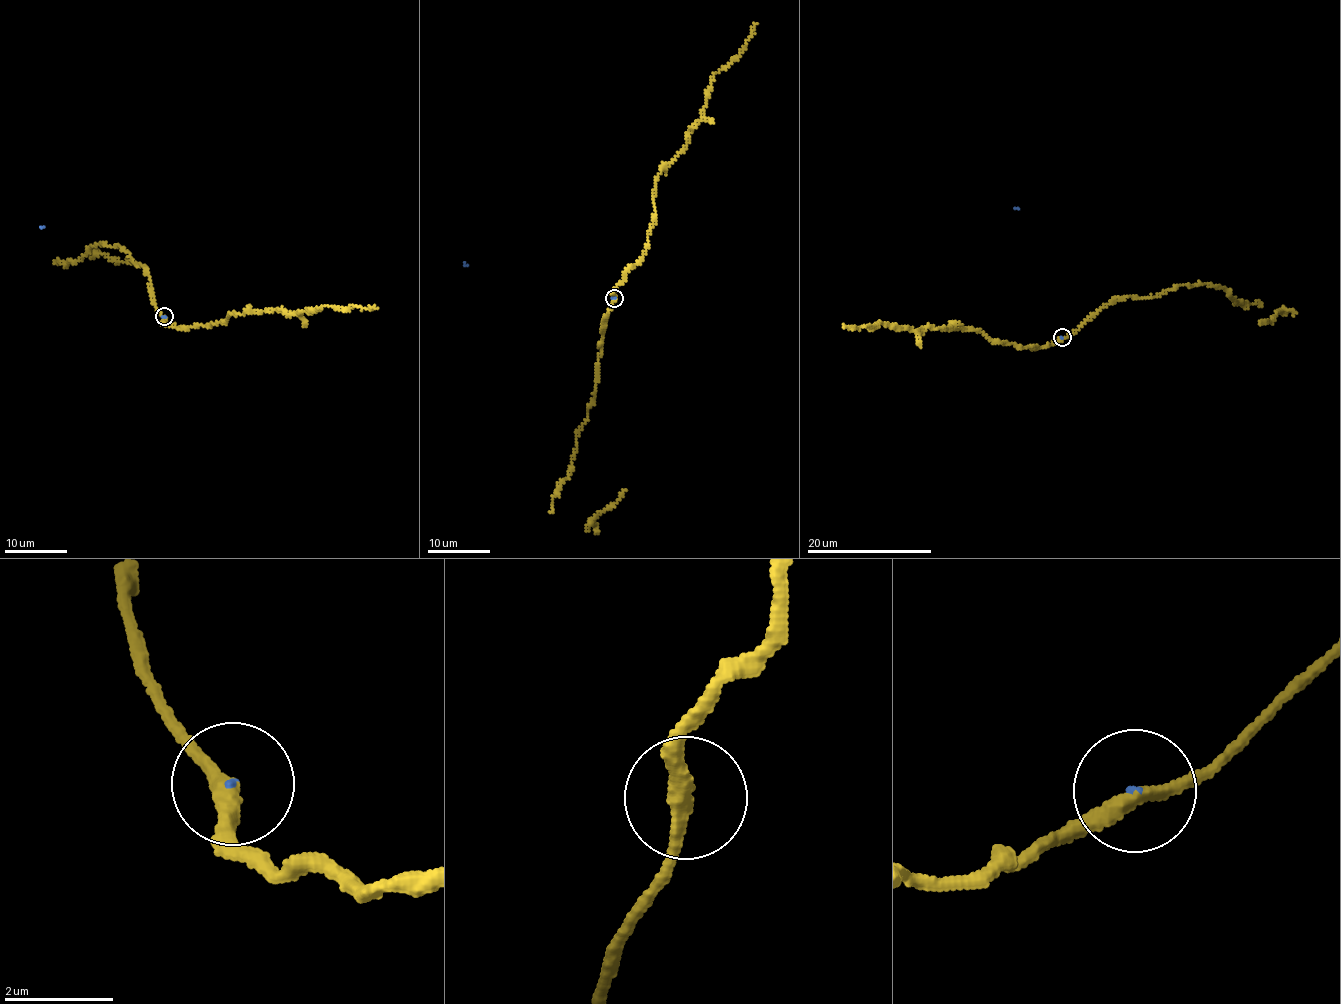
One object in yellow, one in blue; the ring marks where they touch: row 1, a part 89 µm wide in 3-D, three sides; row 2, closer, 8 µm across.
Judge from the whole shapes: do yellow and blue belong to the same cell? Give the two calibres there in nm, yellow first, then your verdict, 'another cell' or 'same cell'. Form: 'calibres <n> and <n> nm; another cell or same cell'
calibres 300 and 50 nm; another cell

